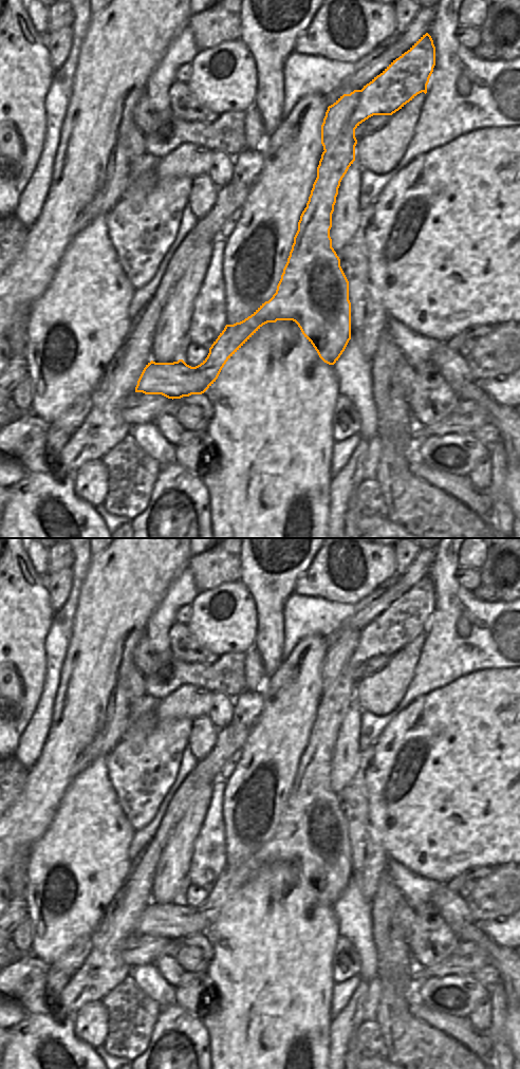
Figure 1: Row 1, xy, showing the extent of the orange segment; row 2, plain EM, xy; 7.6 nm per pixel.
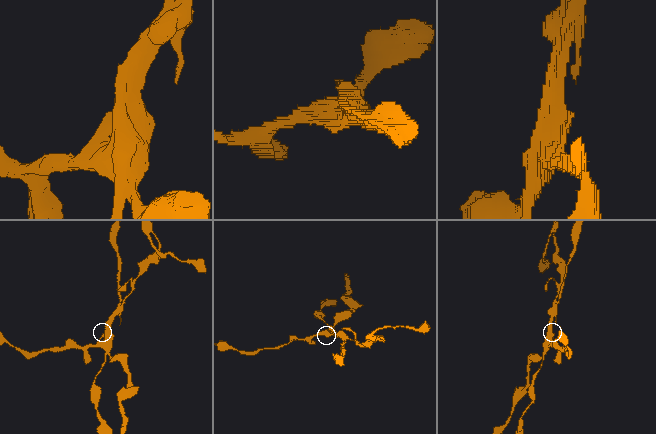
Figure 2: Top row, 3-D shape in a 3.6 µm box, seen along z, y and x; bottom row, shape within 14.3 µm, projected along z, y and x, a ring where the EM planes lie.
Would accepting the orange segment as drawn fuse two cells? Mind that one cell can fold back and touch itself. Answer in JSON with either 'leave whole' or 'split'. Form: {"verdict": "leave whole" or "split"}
{"verdict": "split"}

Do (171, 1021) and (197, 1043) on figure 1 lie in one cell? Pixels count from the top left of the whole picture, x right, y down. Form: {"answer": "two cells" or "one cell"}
{"answer": "one cell"}

